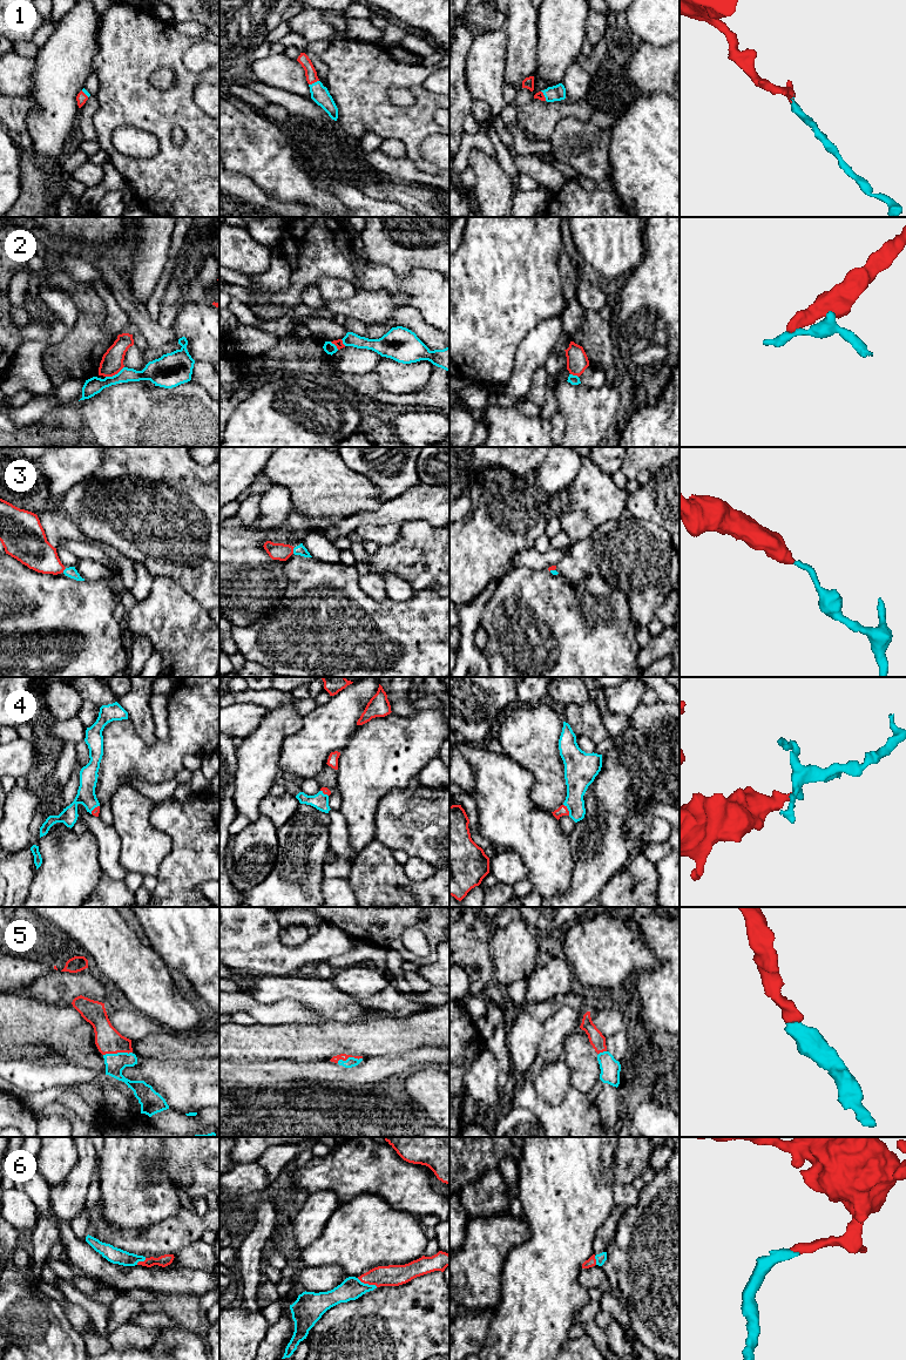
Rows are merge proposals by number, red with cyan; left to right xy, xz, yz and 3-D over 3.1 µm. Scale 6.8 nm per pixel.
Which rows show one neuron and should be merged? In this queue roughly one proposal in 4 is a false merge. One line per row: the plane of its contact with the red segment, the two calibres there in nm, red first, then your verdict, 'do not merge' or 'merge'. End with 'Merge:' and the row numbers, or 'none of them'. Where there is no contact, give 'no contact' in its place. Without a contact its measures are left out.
1: xz | 80/120 nm | merge
2: xy | 150/120 nm | do not merge
3: xz | 120/70 nm | merge
4: yz | 70/190 nm | merge
5: xy | 180/140 nm | merge
6: xz | 140/160 nm | merge
Merge: 1, 3, 4, 5, 6

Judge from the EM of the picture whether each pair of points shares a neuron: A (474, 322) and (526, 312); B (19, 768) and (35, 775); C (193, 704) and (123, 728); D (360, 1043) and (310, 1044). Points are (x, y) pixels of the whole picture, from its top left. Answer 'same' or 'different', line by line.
A: same
B: different
C: same
D: same

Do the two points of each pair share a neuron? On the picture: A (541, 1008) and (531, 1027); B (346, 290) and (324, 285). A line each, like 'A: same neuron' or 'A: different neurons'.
A: different neurons
B: same neuron

